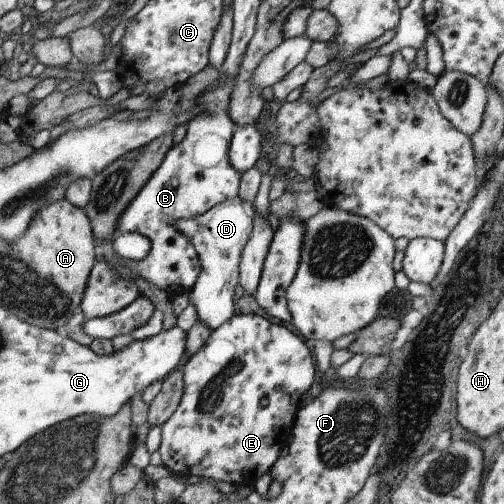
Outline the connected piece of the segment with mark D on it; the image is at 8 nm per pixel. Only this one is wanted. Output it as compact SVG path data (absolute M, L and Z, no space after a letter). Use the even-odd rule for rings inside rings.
M238 196L217 203L203 214L190 219L177 219L175 228L180 230L193 245L199 272L188 290L188 302L195 306L196 322L213 330L233 314L233 288L238 282L238 262L241 249L248 241L255 214L252 201L242 201Z

